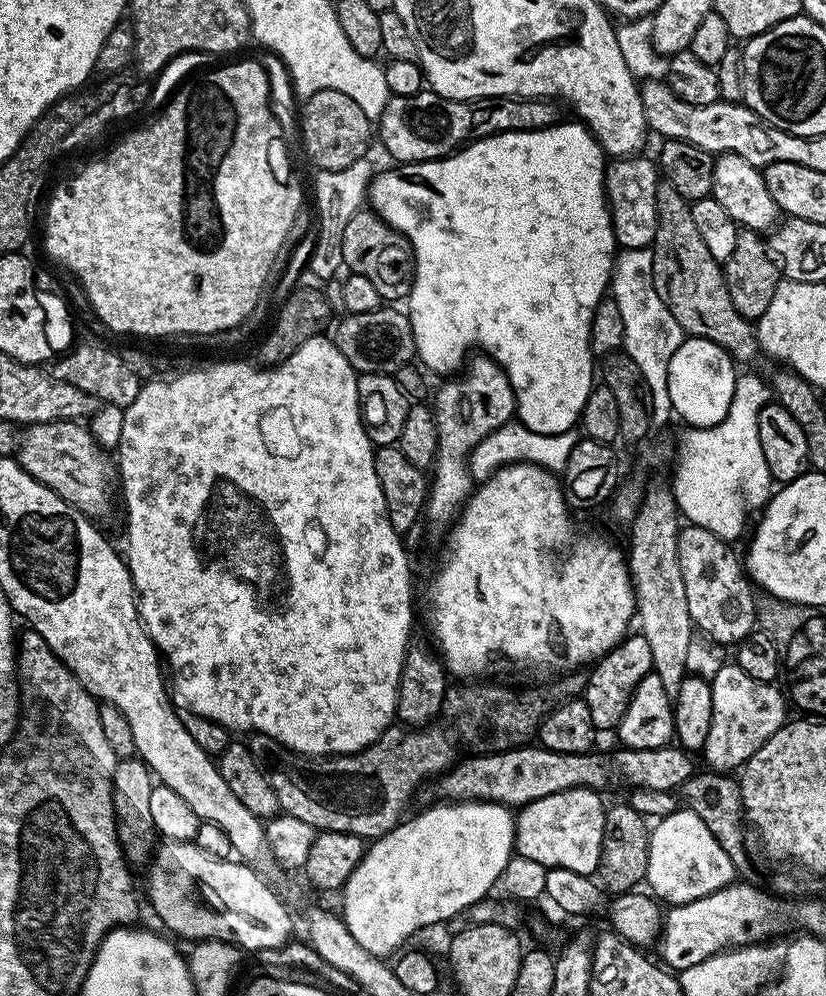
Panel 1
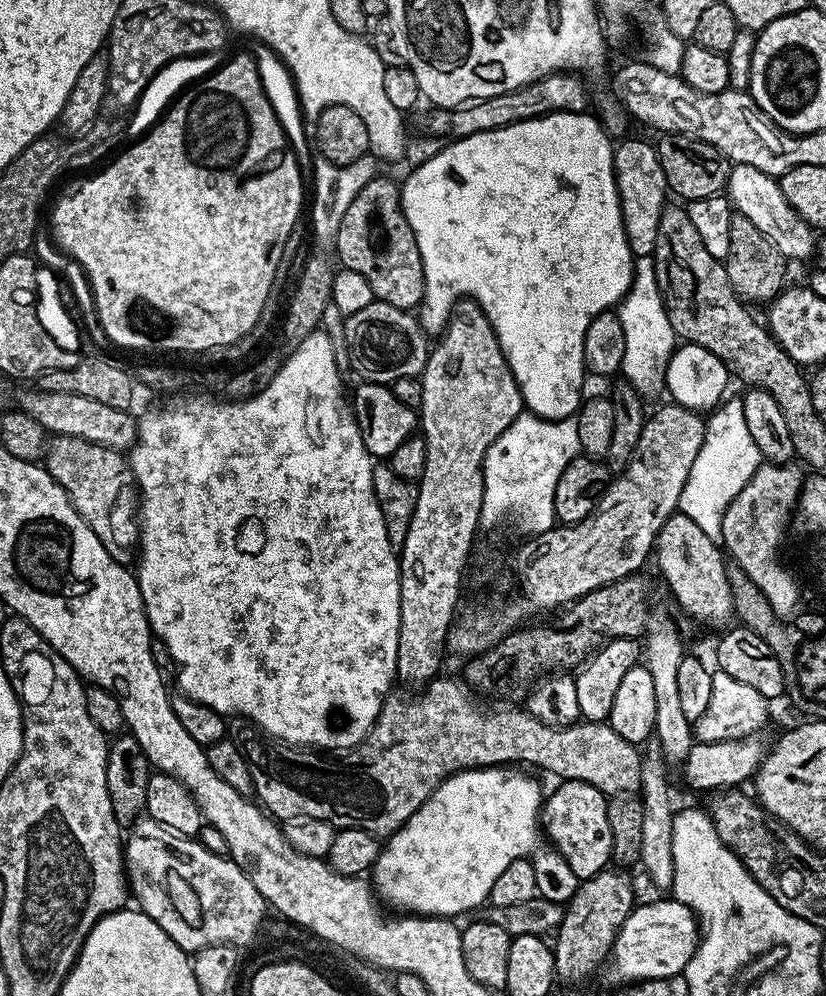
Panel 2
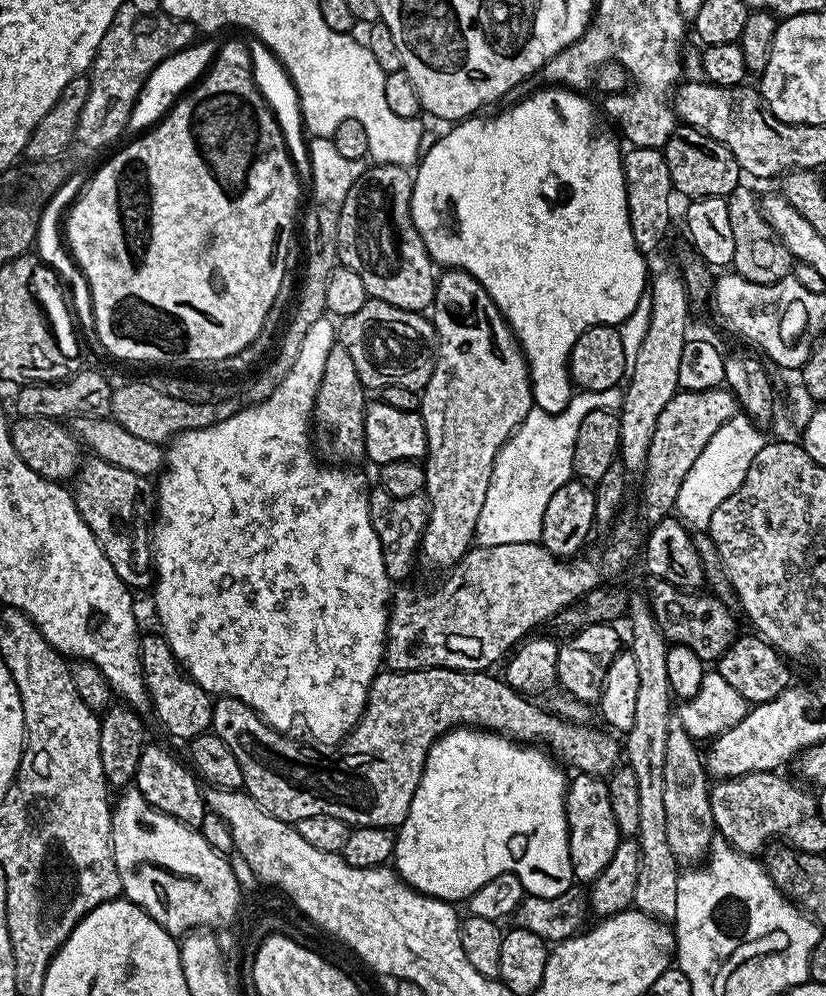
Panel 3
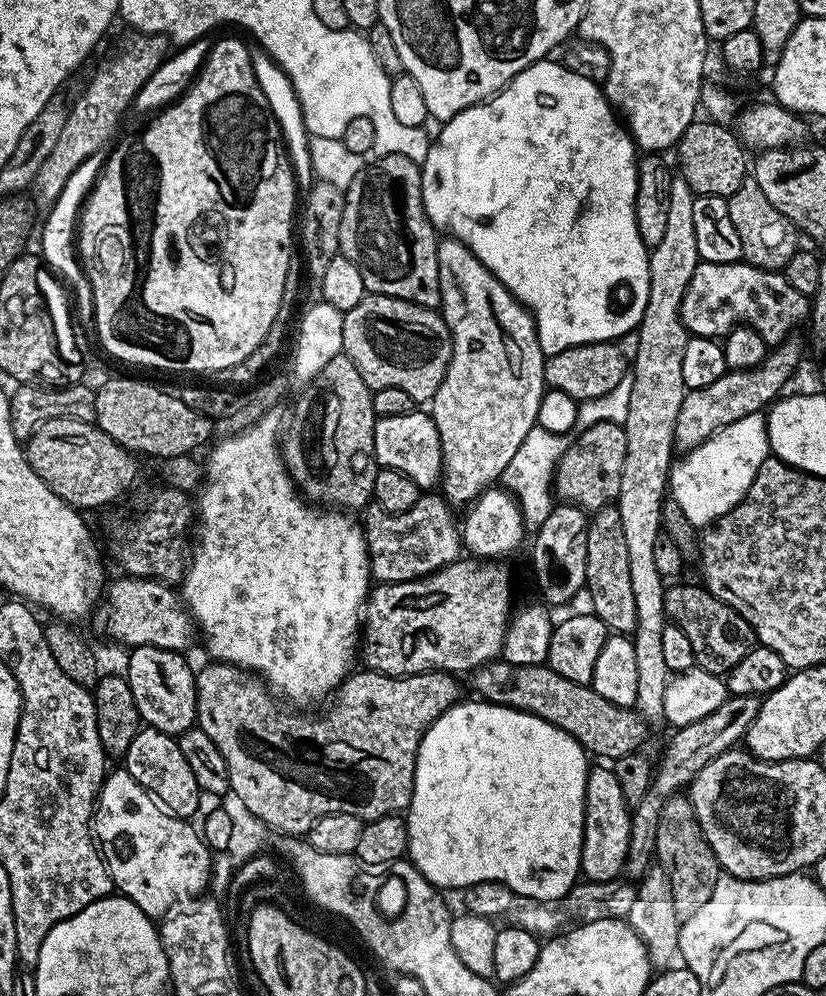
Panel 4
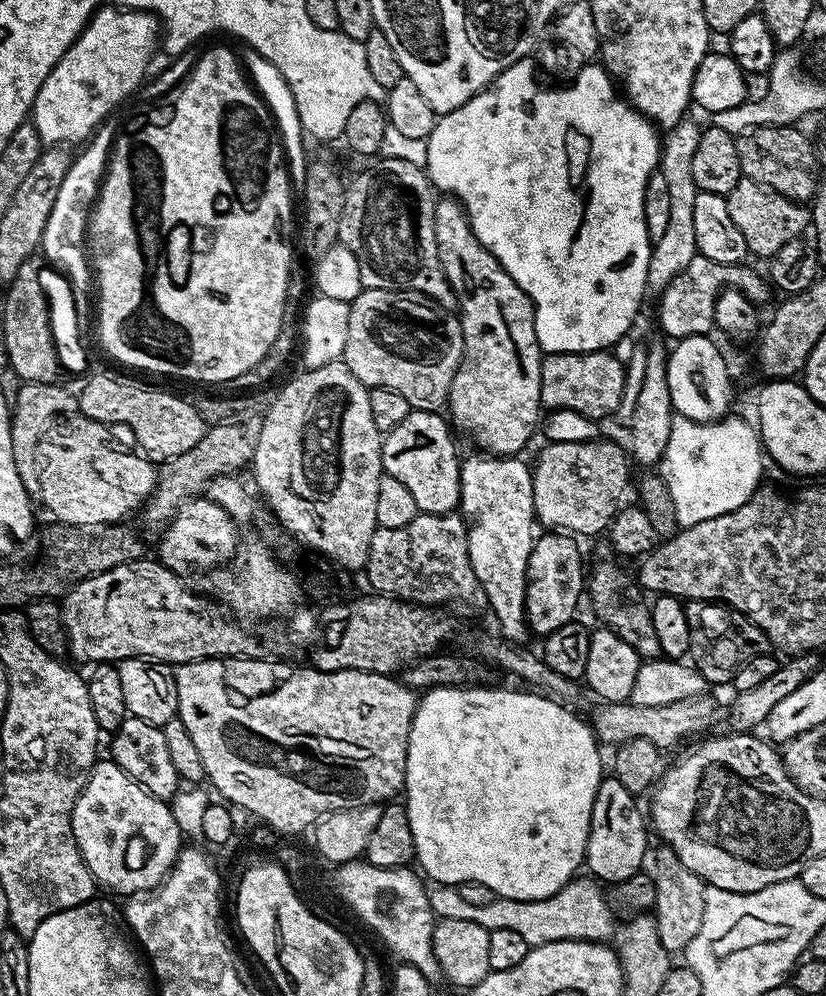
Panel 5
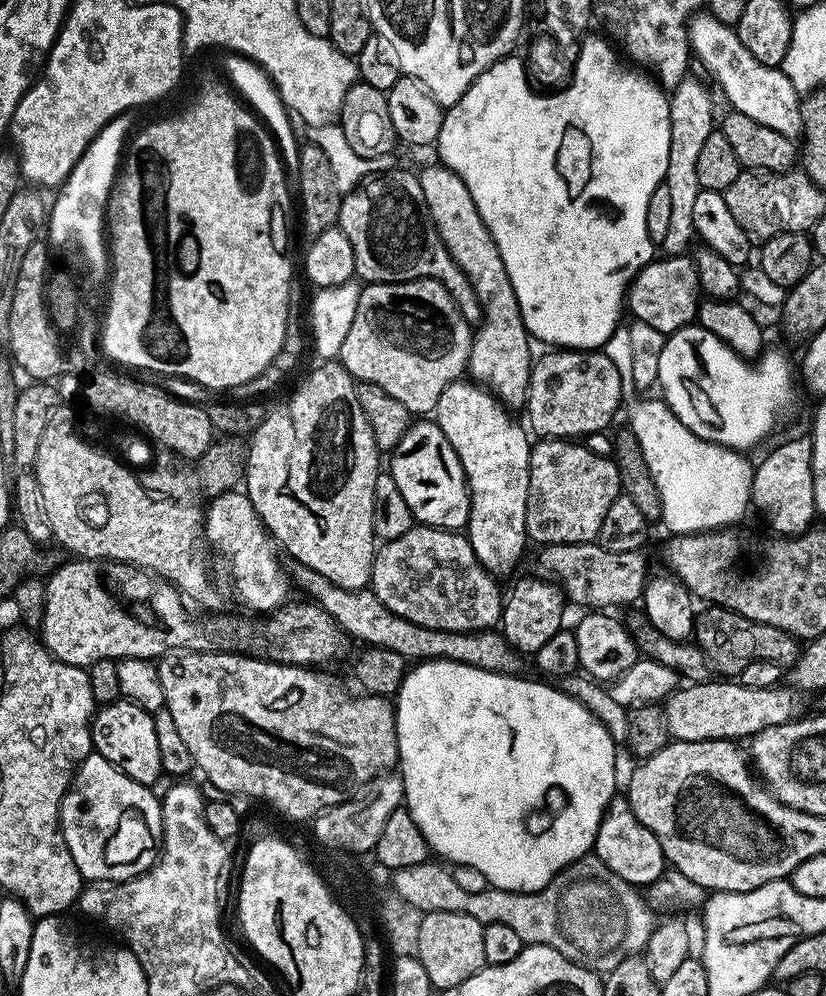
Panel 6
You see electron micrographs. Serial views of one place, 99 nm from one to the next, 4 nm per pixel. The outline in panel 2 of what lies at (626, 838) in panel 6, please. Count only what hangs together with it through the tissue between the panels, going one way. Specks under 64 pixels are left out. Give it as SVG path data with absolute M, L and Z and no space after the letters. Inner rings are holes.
M565 780L557 783L552 793L547 793L542 804L542 832L547 843L563 856L574 870L577 881L584 881L609 867L612 860L612 831L608 821L608 801L603 793L584 781Z

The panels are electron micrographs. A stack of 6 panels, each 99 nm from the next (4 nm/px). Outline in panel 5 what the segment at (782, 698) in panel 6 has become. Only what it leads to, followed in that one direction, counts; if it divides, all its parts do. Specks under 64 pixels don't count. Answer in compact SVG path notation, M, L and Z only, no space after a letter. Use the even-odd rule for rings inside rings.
M708 698L683 700L671 703L670 706L638 706L631 702L618 704L604 702L599 706L601 708L590 716L590 723L592 731L596 733L597 741L604 746L607 744L619 746L634 738L646 738L650 742L654 742L654 746L668 750L668 748L674 747L679 740L706 731L716 716L716 708L708 701Z

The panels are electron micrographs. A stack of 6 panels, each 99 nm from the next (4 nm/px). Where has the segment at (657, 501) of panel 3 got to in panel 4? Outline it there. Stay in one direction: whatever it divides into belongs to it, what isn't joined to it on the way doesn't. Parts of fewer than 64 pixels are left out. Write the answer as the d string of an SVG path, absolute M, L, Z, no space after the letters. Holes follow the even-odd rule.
M793 334L769 351L768 357L758 366L733 372L726 370L710 386L685 391L682 406L678 406L678 416L674 422L672 438L680 450L697 448L718 430L746 418L746 414L763 413L785 391L788 379L796 372L800 359L806 354L805 345L800 345L799 335Z

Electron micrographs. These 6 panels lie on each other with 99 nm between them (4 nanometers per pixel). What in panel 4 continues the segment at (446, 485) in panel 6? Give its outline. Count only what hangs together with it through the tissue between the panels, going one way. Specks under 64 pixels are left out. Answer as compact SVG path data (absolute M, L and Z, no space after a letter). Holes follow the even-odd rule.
M417 410L410 414L398 414L398 418L379 417L374 426L374 454L380 468L393 468L406 478L411 478L421 490L432 490L441 483L444 474L442 462L442 438L438 438L438 426L434 426L431 415L427 411Z

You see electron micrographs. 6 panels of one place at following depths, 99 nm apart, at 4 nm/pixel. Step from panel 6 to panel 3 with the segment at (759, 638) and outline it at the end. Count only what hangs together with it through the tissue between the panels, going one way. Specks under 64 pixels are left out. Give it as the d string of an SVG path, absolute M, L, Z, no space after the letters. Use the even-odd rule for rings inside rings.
M649 579L646 597L661 634L669 645L690 646L705 662L719 661L721 654L736 640L738 629L733 609L704 590L677 588L668 581Z

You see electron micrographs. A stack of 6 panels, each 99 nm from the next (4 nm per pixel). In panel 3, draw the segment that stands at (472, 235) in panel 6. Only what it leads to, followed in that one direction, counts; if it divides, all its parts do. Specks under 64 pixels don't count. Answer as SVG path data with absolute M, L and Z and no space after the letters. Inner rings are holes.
M450 268L439 273L436 293L430 309L430 319L436 328L436 361L434 374L420 393L420 417L426 426L428 451L423 457L426 482L424 492L428 497L428 521L422 534L418 553L432 568L447 570L473 547L472 535L482 523L483 502L490 485L495 458L511 434L526 418L532 403L532 379L528 373L528 360L520 343L501 314L494 298L486 294L482 282L461 268Z

